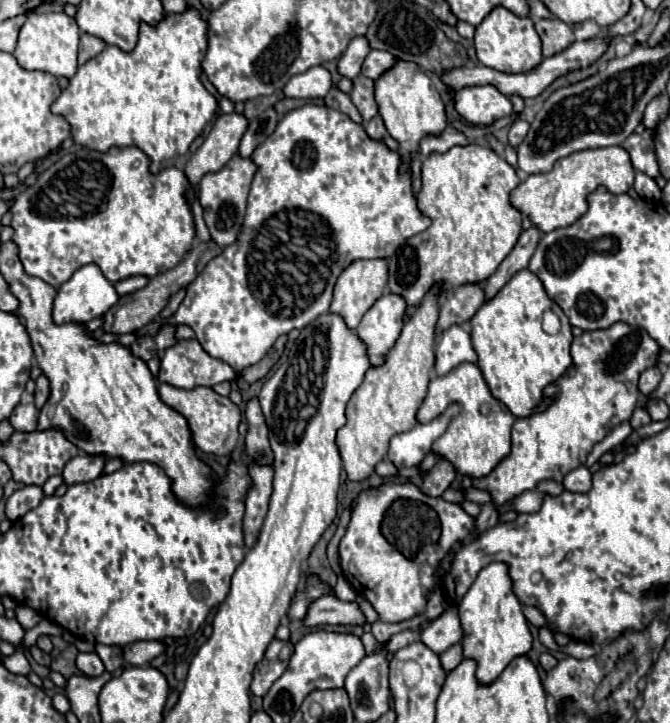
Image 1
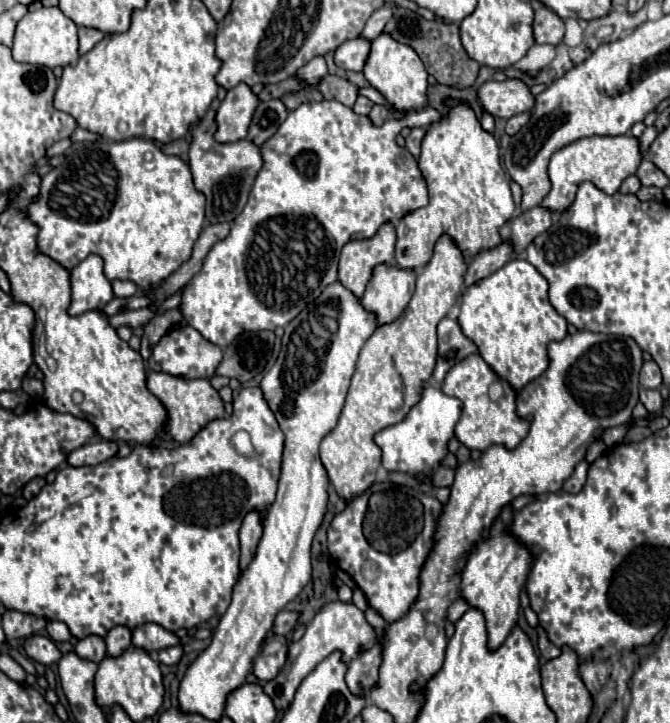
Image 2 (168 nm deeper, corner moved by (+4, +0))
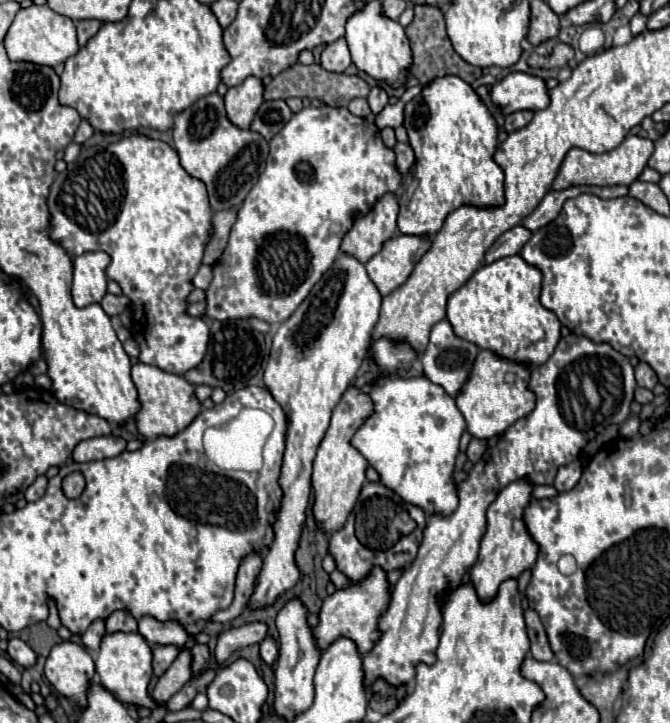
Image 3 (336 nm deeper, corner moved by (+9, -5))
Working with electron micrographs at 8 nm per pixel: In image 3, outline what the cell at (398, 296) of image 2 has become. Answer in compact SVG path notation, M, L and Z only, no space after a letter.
M396 234L384 242L382 250L366 262L370 280L382 296L390 294L406 282L414 266L428 252L432 236L402 236Z

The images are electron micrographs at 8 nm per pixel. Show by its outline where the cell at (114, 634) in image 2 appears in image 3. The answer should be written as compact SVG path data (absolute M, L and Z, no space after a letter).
M112 612L106 618L106 632L136 632L138 622L130 612Z

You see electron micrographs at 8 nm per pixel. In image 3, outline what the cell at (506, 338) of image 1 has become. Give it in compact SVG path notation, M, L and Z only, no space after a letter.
M520 254L504 256L502 260L484 264L462 288L458 288L448 296L446 316L454 332L464 340L474 342L478 348L494 350L504 358L512 358L516 362L528 362L530 366L544 364L560 340L560 320L558 316L554 316L554 312L550 312L540 304L540 284L542 274L536 266L526 264L526 260L522 260Z

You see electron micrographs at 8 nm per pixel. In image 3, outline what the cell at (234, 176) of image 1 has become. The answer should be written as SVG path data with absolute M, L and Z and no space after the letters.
M212 92L210 96L196 100L190 108L178 112L174 116L172 136L184 170L206 184L212 210L240 206L254 186L254 172L258 180L266 164L268 142L254 130L244 130L230 124L224 110L224 98L218 92Z

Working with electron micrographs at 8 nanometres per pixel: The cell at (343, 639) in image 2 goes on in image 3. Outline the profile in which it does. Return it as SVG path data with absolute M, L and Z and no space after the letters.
M374 566L360 582L350 584L344 590L336 590L324 600L320 610L320 624L314 628L316 644L322 650L326 650L340 636L348 636L350 640L356 642L360 654L366 654L374 646L374 640L378 640L378 620L382 618L382 612L386 612L388 602L390 602L388 574L380 566Z

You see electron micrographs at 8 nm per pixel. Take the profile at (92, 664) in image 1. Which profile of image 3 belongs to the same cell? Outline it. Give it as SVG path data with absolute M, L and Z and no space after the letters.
M94 620L94 624L90 624L90 628L84 632L84 640L82 644L94 654L100 648L100 640L104 636L106 628L104 628L104 620Z

